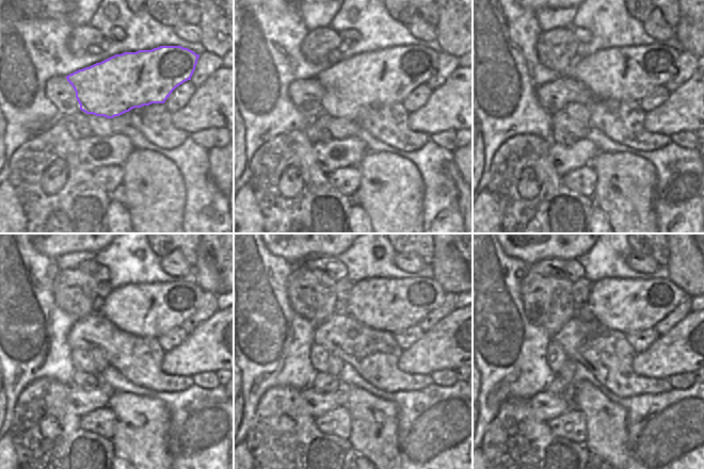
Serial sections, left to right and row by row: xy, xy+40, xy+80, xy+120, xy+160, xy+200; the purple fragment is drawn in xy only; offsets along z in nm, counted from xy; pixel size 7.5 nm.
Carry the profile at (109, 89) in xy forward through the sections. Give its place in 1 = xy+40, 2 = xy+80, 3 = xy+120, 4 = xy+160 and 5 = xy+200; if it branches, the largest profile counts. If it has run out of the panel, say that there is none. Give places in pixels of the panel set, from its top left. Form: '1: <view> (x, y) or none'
1: xy+40 (382, 77)
2: xy+80 (630, 73)
3: xy+120 (152, 309)
4: xy+160 (393, 305)
5: xy+200 (626, 305)

